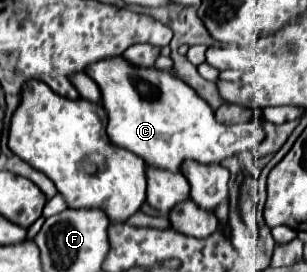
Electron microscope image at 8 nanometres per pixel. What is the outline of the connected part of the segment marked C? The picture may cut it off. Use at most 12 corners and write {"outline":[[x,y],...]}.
{"outline":[[125,57],[85,69],[109,139],[147,165],[219,163],[265,139]]}

